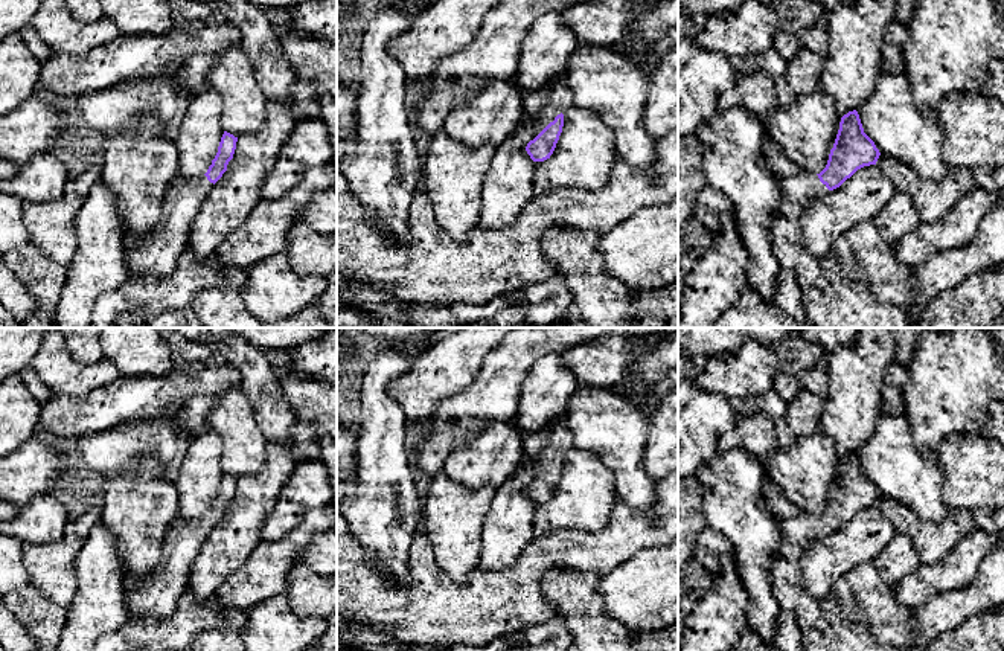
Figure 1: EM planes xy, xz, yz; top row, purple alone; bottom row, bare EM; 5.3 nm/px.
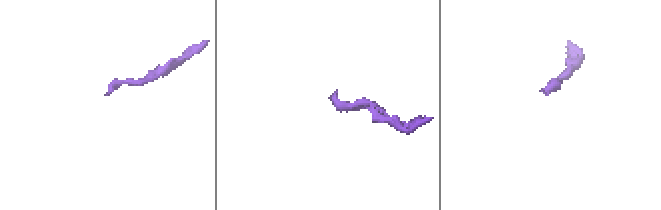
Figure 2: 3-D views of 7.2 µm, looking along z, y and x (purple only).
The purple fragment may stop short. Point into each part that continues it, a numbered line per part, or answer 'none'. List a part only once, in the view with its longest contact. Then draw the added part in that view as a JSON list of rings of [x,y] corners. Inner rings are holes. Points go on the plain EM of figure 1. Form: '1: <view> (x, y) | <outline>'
1: xz (559, 441) | [[[555,424],[550,428],[550,436],[544,448],[535,456],[524,454],[518,470],[513,474],[520,473],[524,467],[530,463],[536,463],[545,470],[550,463],[555,462],[558,456],[561,454],[564,456],[571,448],[573,448],[573,436],[570,430],[562,424]]]

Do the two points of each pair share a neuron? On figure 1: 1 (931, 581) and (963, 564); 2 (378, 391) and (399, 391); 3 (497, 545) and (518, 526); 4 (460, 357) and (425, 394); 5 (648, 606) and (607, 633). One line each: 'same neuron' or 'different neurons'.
1: same neuron
2: different neurons
3: same neuron
4: same neuron
5: different neurons

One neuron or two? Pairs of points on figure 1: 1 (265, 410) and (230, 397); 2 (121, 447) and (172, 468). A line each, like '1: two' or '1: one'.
1: two
2: one

